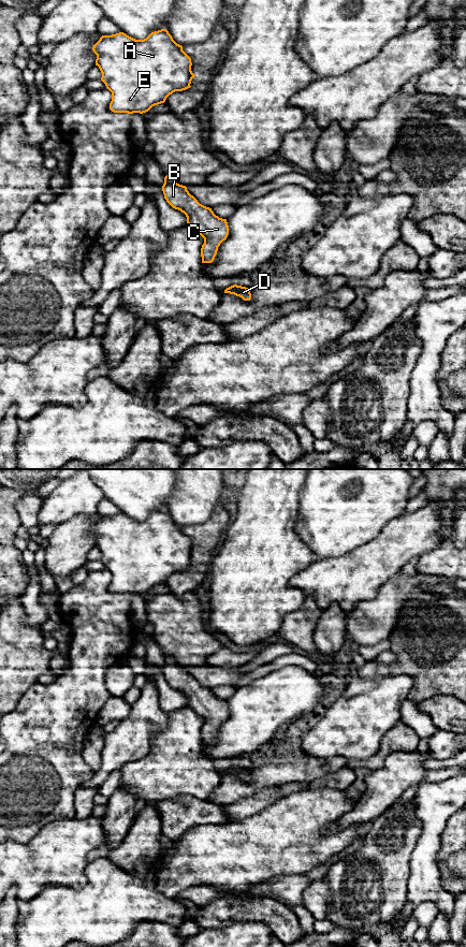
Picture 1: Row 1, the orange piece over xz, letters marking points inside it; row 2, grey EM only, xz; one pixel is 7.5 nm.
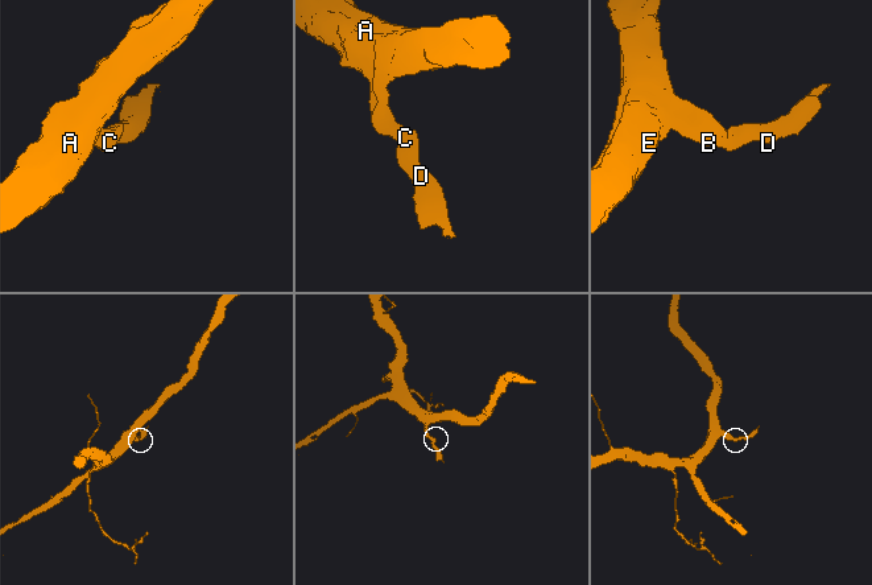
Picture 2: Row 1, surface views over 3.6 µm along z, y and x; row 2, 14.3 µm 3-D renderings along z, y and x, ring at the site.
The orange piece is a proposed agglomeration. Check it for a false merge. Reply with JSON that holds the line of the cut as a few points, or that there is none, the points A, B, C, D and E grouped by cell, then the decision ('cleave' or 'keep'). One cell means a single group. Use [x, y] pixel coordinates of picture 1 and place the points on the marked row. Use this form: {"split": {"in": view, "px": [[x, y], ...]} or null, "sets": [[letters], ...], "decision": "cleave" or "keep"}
{"split": null, "sets": [["A", "B", "C", "D", "E"]], "decision": "keep"}

